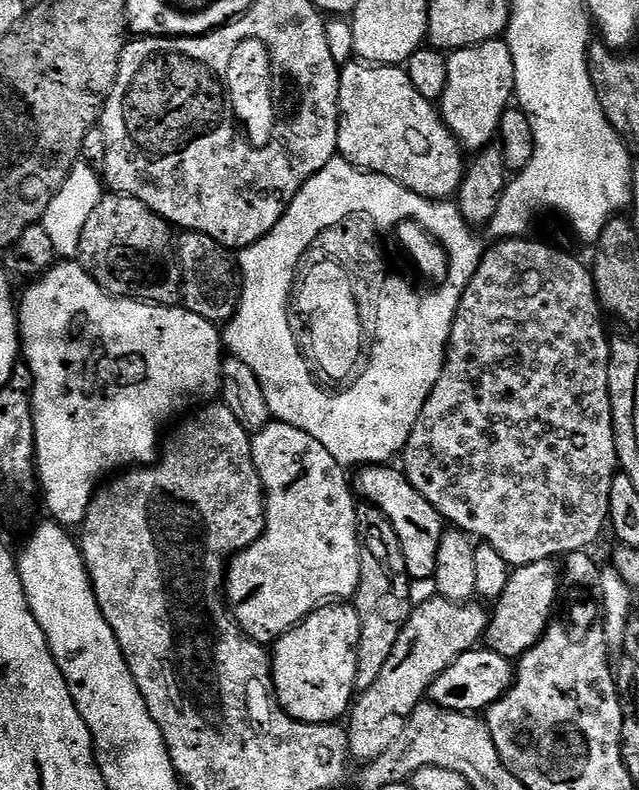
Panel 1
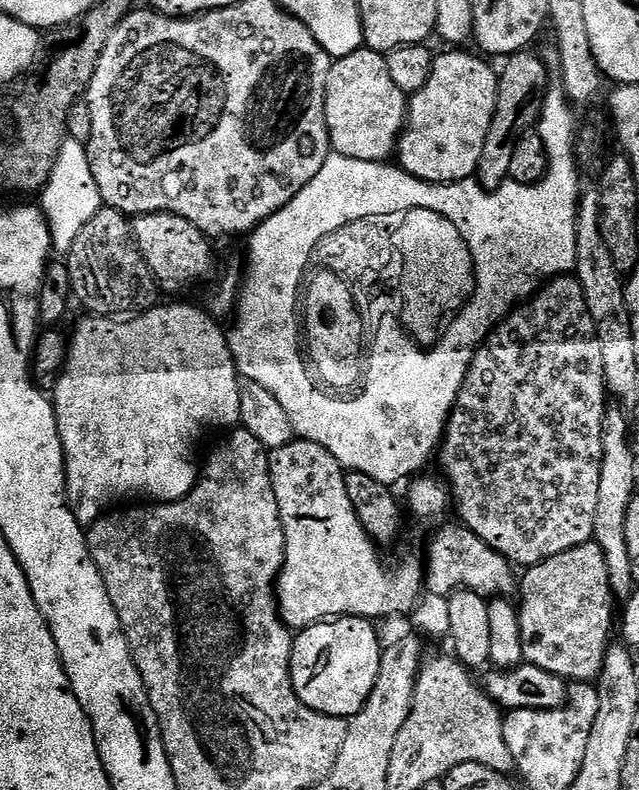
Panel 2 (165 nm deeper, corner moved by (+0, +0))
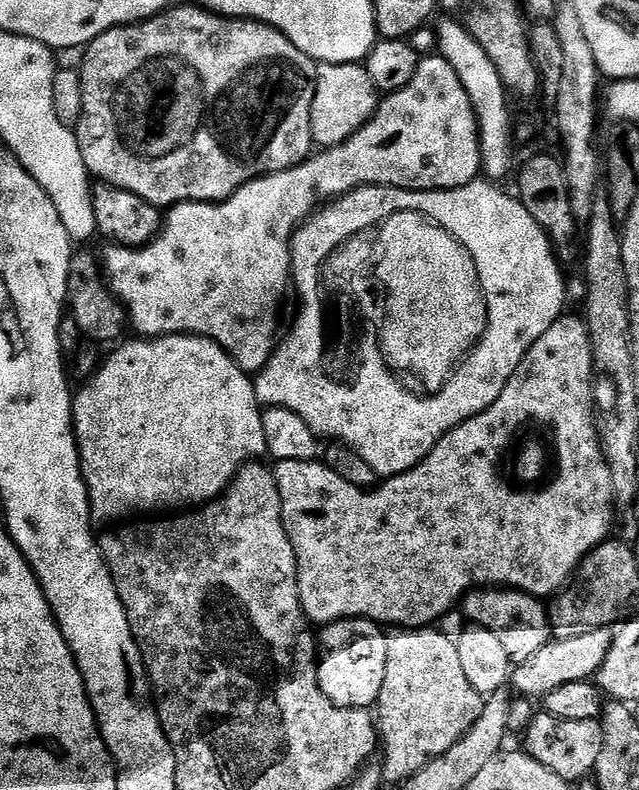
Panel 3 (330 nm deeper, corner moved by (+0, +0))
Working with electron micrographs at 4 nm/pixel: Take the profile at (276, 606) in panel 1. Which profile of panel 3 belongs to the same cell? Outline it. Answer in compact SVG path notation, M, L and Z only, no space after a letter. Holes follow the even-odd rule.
M565 314L558 317L554 326L526 350L526 358L518 362L518 370L510 374L510 382L502 390L500 397L488 408L484 408L474 418L463 420L454 430L450 430L430 450L430 454L417 468L409 472L403 472L397 476L387 477L383 482L369 487L367 490L358 487L357 484L346 482L334 470L330 470L322 462L307 460L306 462L294 462L293 460L281 460L275 465L276 481L278 482L278 494L282 506L282 522L286 534L290 538L290 546L294 546L296 555L296 577L298 578L298 590L300 591L300 605L307 619L313 625L327 626L335 624L338 620L372 620L375 624L389 626L396 624L397 629L411 630L432 626L439 621L441 616L453 611L463 601L464 593L477 588L514 588L518 592L525 592L528 596L537 598L552 598L557 595L571 581L576 574L576 569L595 548L609 539L612 528L612 508L614 509L614 493L612 491L612 479L610 468L600 449L600 439L596 434L596 417L594 415L594 393L592 382L594 369L592 366L592 343L588 333L587 323L579 315ZM533 420L536 424L545 424L552 431L552 444L556 447L554 452L554 472L556 477L549 479L543 486L533 487L531 490L515 492L504 481L500 473L500 459L504 451L512 444L516 431L523 424Z

